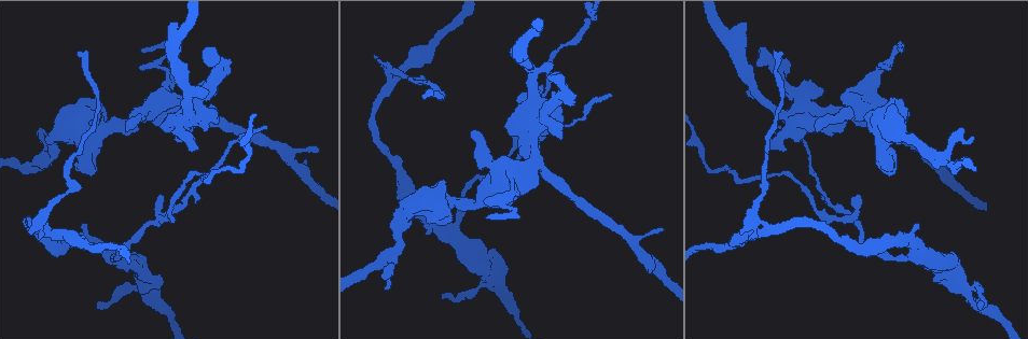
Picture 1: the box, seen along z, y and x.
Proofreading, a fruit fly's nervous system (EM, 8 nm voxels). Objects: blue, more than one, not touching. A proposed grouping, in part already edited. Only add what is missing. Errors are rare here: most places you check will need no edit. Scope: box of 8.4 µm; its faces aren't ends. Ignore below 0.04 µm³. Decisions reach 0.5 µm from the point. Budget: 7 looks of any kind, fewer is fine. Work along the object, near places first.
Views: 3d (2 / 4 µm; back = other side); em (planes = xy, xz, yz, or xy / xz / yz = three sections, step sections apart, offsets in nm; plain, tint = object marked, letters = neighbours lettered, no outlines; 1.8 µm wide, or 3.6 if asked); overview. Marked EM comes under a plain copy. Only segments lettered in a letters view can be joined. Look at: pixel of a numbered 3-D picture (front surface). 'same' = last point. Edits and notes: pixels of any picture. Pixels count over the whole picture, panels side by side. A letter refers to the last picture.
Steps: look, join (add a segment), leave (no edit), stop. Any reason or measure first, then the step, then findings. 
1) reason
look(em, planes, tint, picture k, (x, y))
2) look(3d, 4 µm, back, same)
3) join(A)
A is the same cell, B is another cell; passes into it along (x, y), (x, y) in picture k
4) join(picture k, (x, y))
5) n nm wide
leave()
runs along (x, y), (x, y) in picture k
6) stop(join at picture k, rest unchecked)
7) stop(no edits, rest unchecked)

free end
look(3d, 4 µm, picture 1, (125, 131))

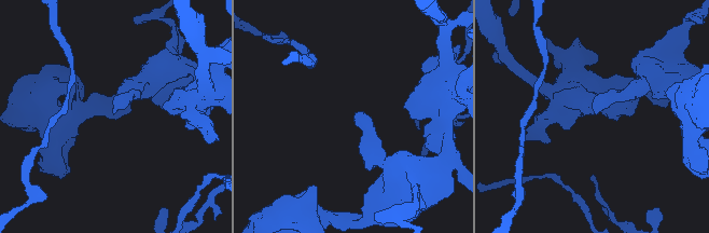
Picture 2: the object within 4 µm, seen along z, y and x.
look(em, xz, step 4, letters, picture 2, (598, 111))

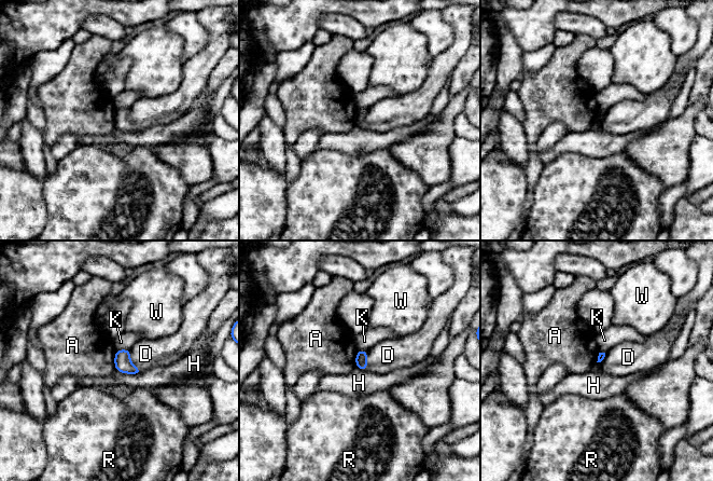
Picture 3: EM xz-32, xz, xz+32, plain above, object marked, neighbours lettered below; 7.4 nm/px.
look(em, planes, letters, same)

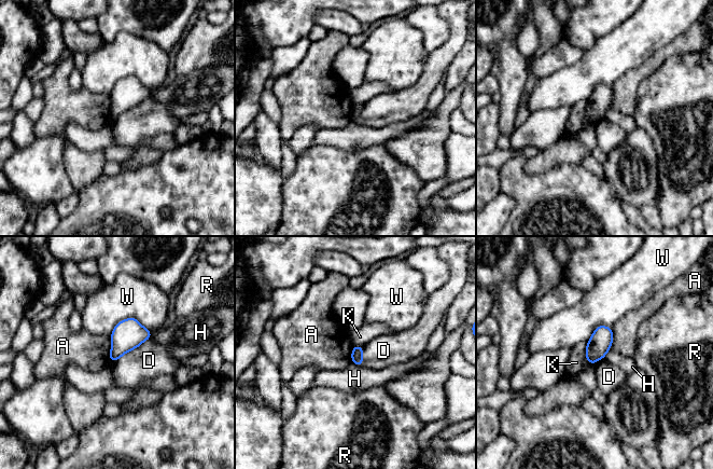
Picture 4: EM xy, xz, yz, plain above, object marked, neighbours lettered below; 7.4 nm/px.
leave()
A, D, H, K, R and W are other cells; no lettered segment goes on from it

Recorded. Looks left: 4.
tapers out
look(em, 3.6 µm, xy, step 16, letters, picture 1, (79, 53))

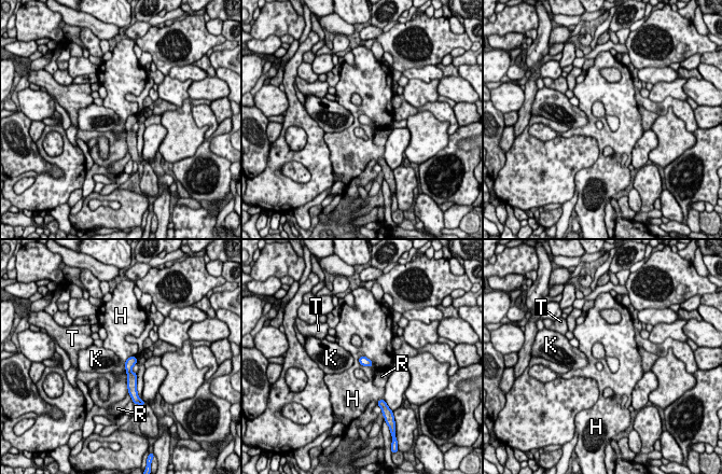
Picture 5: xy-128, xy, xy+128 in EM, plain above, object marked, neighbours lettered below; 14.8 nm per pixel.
look(em, 3.6 µm, planes, letters, same)

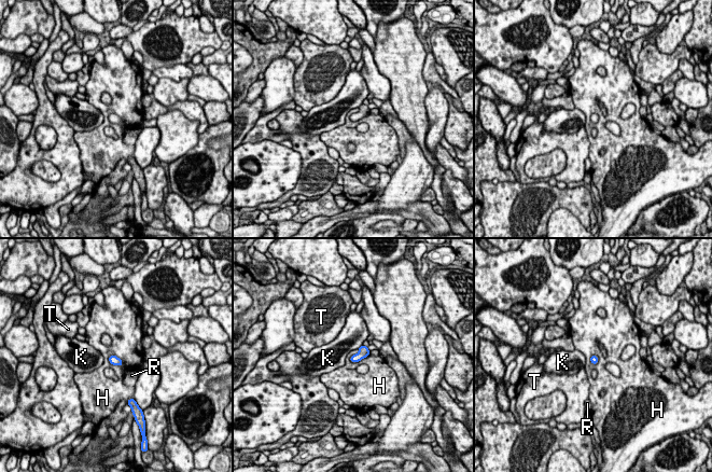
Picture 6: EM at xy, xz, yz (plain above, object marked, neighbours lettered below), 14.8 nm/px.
leave()
H, K, R and T are other cells; border along (109, 356), (115, 356), (123, 364) in picture 6; no lettered segment goes on from it

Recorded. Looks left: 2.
branch stops here
look(em, planes, letters, picture 1, (780, 128))

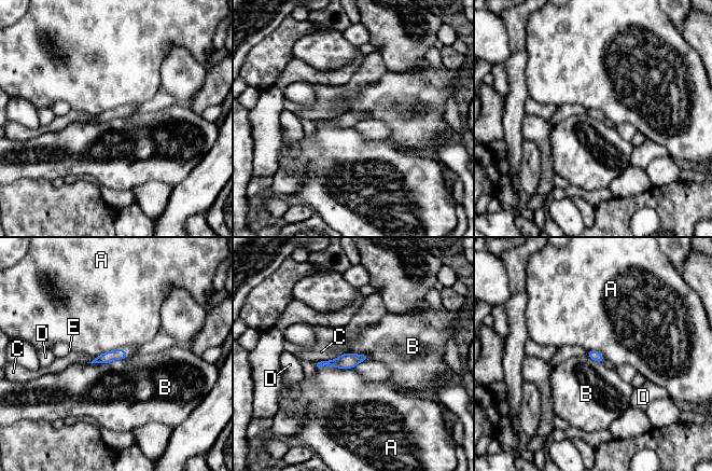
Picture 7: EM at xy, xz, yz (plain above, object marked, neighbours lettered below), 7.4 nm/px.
leave()
A, B, C, D and E are other cells; runs along (364, 357), (343, 362), (317, 364) in picture 7; no lettered segment goes on from it

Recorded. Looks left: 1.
stop(no edits, rest unchecked)

